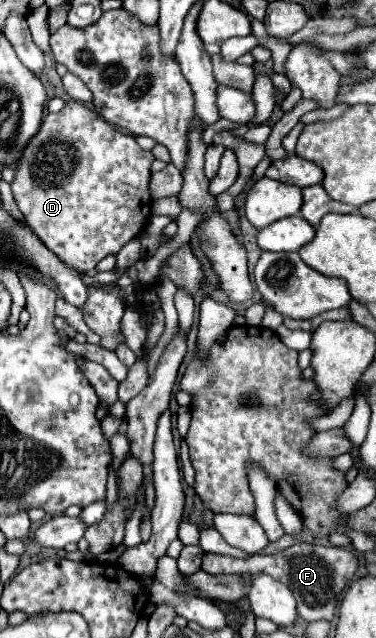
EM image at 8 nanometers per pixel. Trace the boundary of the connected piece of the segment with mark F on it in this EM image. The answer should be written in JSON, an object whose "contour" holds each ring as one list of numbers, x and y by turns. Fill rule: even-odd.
{"contour":[[299,544,279,550,275,554,251,556,249,560,239,560,221,554,205,554,201,570,209,574,239,574,239,572,249,572,251,576,267,574,283,582,293,592,299,616,307,622,315,622,315,620,333,620,335,608,349,582,355,578,357,566,359,566,357,556,351,550,337,546,321,546,321,544]]}

